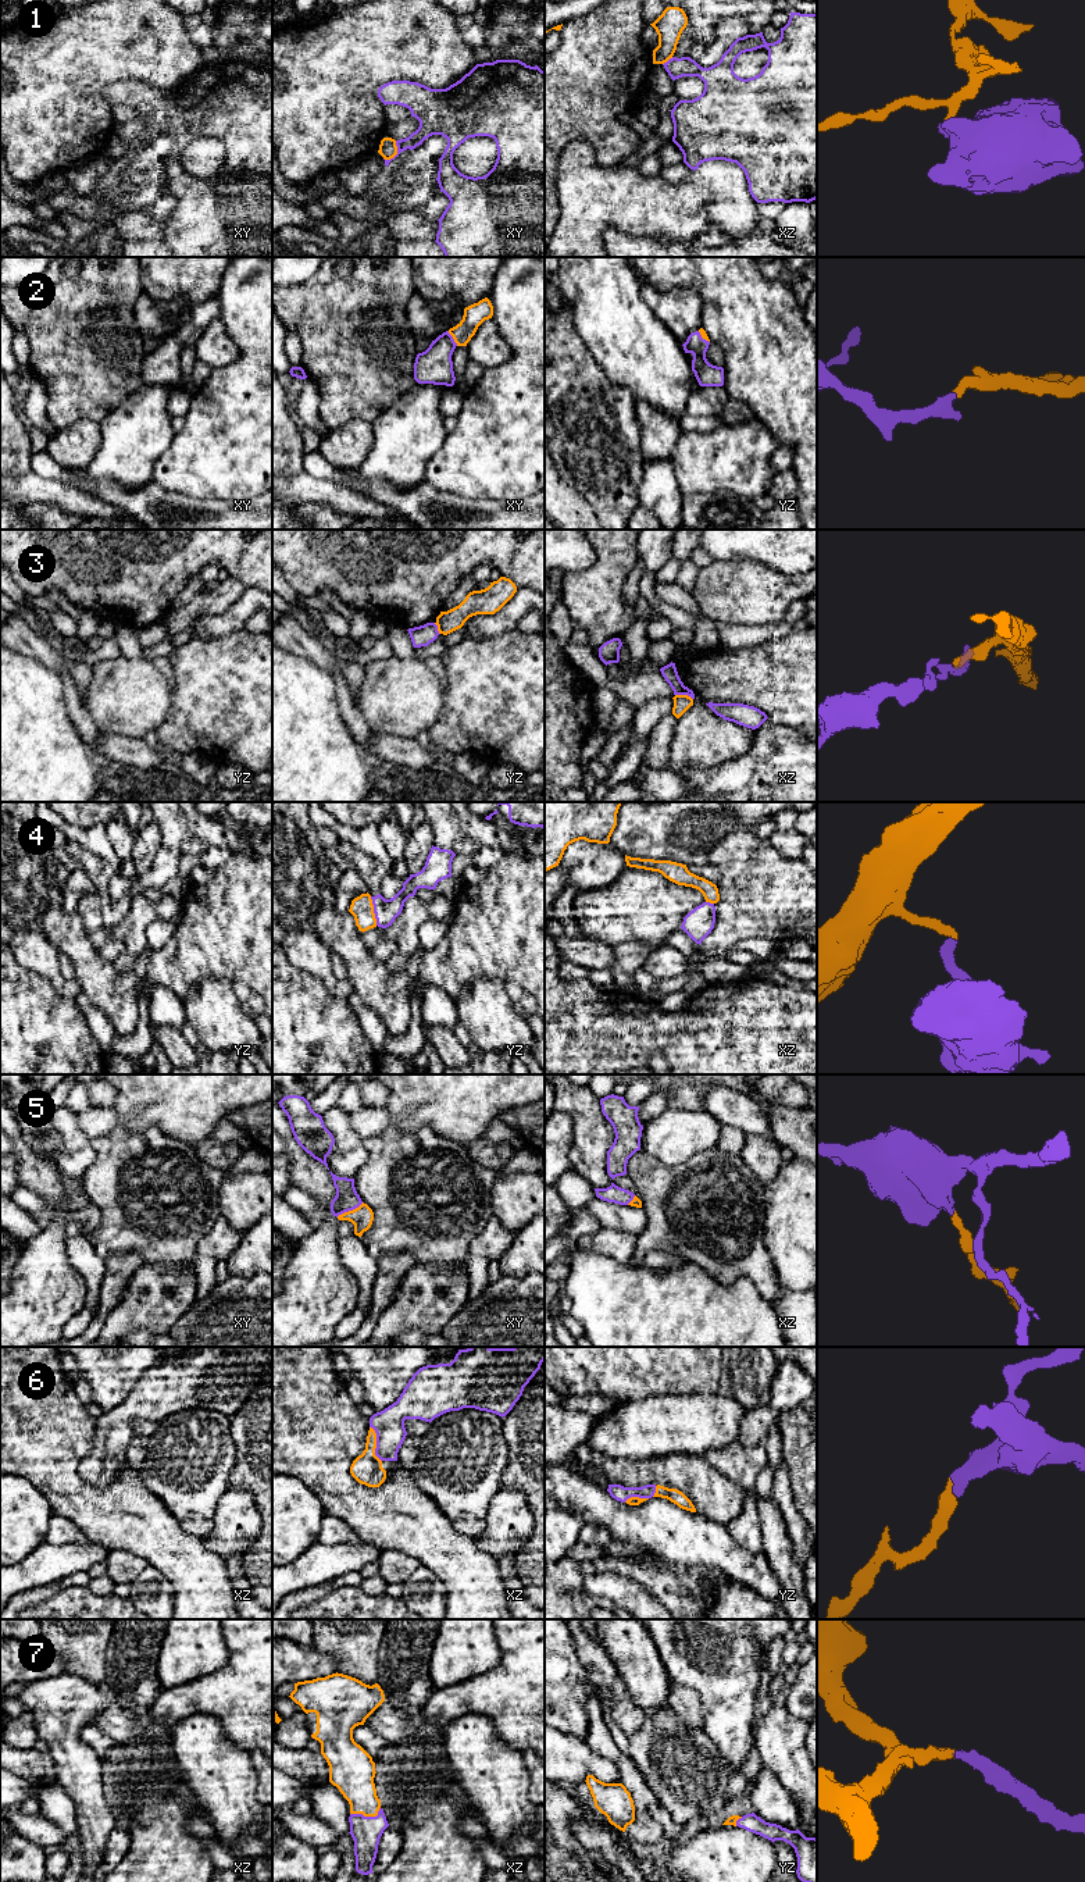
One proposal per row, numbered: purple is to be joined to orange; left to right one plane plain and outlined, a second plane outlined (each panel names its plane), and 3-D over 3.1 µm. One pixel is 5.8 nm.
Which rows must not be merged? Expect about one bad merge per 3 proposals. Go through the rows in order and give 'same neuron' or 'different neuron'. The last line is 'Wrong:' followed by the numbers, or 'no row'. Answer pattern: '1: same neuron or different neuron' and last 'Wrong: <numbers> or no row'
1: different neuron
2: same neuron
3: different neuron
4: same neuron
5: different neuron
6: same neuron
7: same neuron
Wrong: 1, 3, 5

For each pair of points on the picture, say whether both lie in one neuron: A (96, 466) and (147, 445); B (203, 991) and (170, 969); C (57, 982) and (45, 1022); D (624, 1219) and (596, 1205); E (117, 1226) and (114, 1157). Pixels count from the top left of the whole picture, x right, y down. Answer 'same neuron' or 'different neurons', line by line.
A: same neuron
B: different neurons
C: different neurons
D: same neuron
E: same neuron

